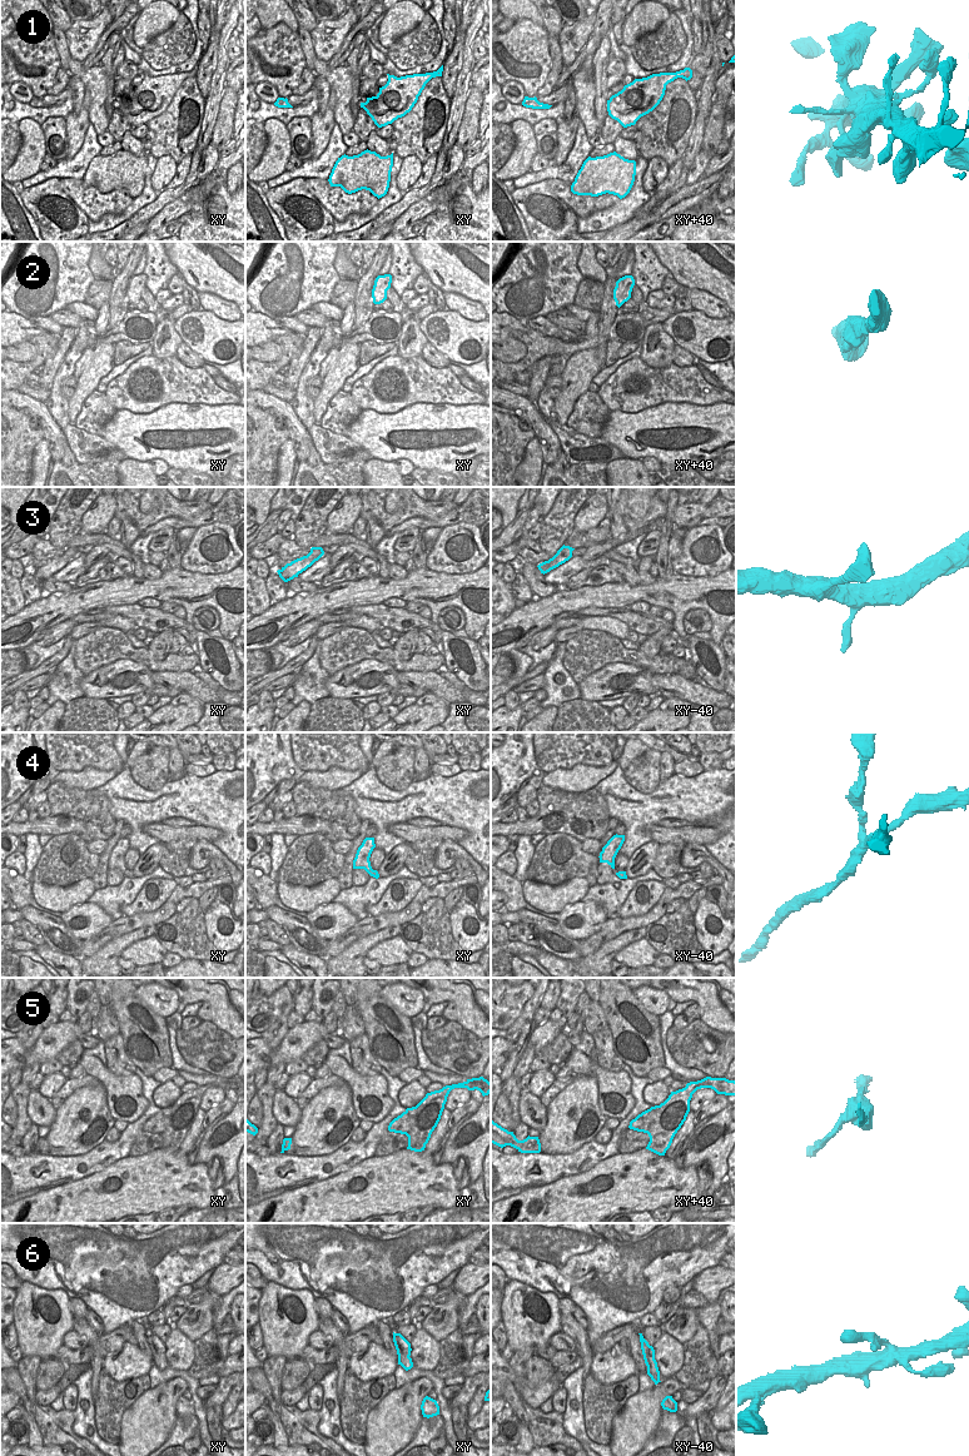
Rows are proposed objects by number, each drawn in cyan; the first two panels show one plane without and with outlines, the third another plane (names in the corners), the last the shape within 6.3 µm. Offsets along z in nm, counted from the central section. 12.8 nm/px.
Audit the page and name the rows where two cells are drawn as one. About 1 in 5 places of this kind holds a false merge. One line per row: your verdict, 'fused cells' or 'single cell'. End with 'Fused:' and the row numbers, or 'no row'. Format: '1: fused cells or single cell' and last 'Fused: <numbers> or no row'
1: single cell
2: single cell
3: single cell
4: single cell
5: fused cells
6: single cell
Fused: 5

